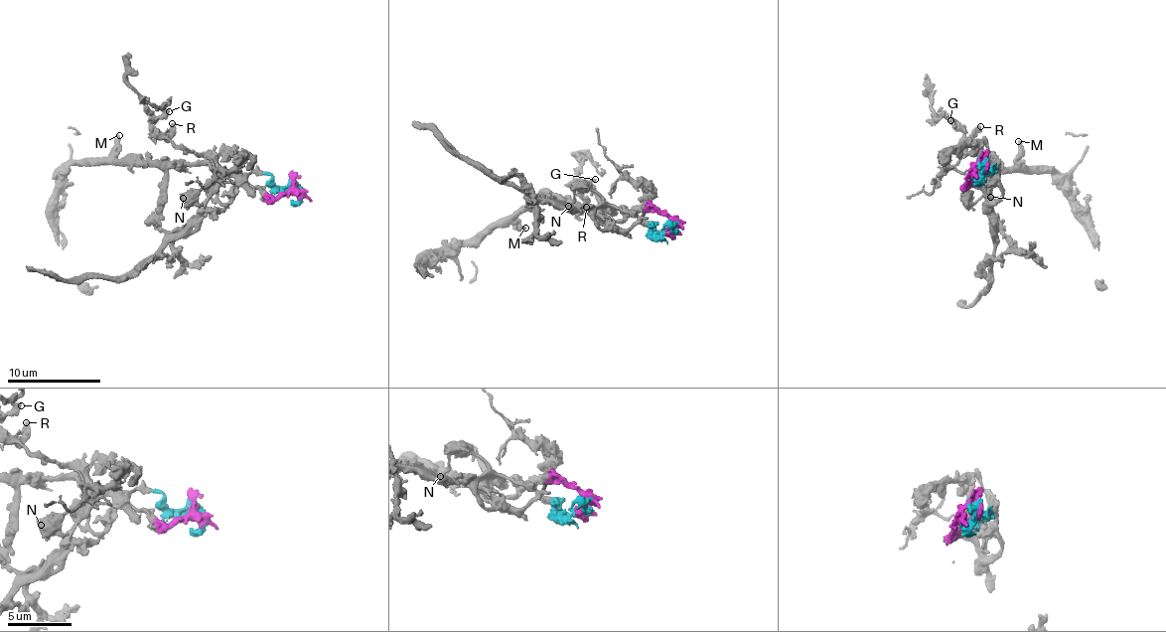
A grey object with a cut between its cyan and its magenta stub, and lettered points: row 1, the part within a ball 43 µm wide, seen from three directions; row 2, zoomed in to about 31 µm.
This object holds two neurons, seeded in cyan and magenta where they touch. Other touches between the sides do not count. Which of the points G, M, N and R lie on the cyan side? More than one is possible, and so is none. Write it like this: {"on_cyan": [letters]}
{"on_cyan": ["G", "N", "R"]}

